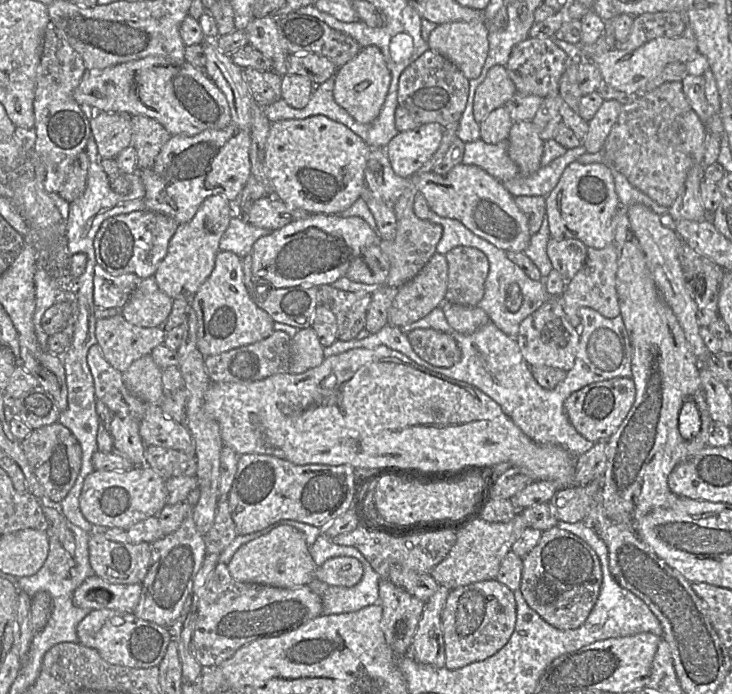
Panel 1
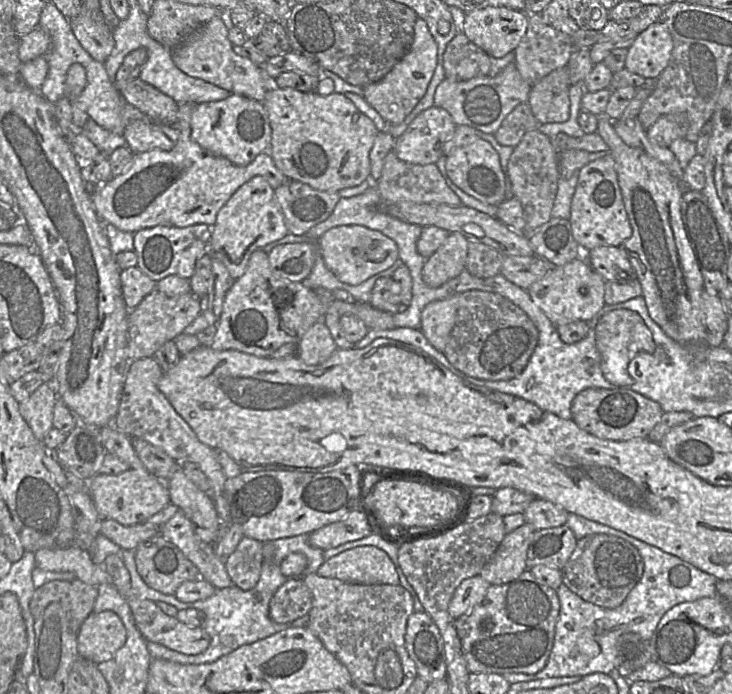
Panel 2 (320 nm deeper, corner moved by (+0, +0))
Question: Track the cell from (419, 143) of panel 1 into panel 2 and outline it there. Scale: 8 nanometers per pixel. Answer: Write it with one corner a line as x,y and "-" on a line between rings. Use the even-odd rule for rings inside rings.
432,106
421,112
396,138
393,151
406,163
434,164
443,155
443,148
456,126
448,111

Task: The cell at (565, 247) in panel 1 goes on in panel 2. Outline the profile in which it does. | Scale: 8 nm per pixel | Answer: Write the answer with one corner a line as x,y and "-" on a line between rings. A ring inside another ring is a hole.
599,246
590,249
585,259
606,281
638,280
637,273
622,246

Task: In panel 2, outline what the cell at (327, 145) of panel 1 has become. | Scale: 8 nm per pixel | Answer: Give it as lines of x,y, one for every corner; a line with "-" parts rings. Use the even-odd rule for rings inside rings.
270,85
261,103
271,126
268,153
288,179
317,190
339,192
370,177
369,155
379,131
343,93
322,96

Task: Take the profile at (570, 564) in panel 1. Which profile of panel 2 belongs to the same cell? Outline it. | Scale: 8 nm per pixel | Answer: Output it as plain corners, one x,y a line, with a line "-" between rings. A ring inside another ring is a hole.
591,534
577,540
570,559
562,569
564,585
583,600
607,609
617,608
624,602
643,572
644,562
638,550
625,540
606,534

